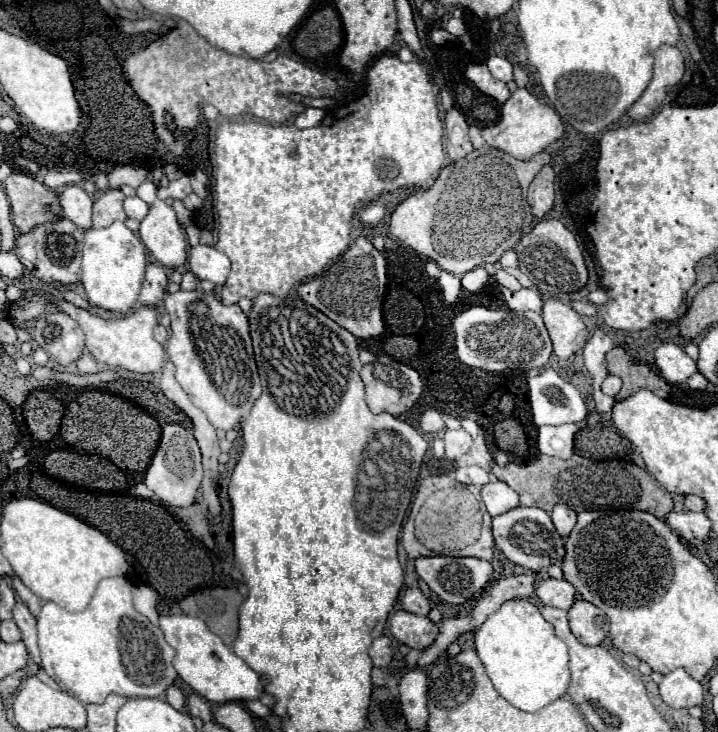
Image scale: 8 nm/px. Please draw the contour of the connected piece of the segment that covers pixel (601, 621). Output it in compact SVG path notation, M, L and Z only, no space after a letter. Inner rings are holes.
M576 600L568 610L570 630L584 646L600 646L608 636L608 618L606 614L586 600Z

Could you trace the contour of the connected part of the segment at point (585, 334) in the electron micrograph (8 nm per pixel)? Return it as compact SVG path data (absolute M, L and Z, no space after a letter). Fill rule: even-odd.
M544 294L543 304L542 318L544 318L544 324L552 338L554 352L558 358L568 360L578 350L584 348L584 344L590 338L590 332L582 320L582 316L578 316L570 308L570 304L556 300L556 294L551 294L551 296Z

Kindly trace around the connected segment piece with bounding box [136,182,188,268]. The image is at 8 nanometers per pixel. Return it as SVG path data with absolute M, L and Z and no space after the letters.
M144 182L138 190L136 190L136 196L138 198L142 198L148 206L150 206L150 212L148 212L148 216L140 222L140 238L142 238L142 242L144 242L144 246L150 250L150 254L162 264L162 266L166 266L166 268L178 268L178 266L182 266L184 262L186 262L186 248L188 248L188 244L186 244L186 238L184 238L184 232L182 232L182 226L178 224L178 220L176 220L176 212L174 212L174 208L172 206L168 206L164 200L160 200L158 196L156 196L156 192L158 192L158 186L154 184L154 182Z

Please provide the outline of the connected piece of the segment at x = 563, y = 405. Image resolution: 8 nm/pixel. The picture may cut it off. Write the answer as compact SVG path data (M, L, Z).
M552 368L528 378L528 388L536 426L560 426L586 418L586 404L580 392Z

